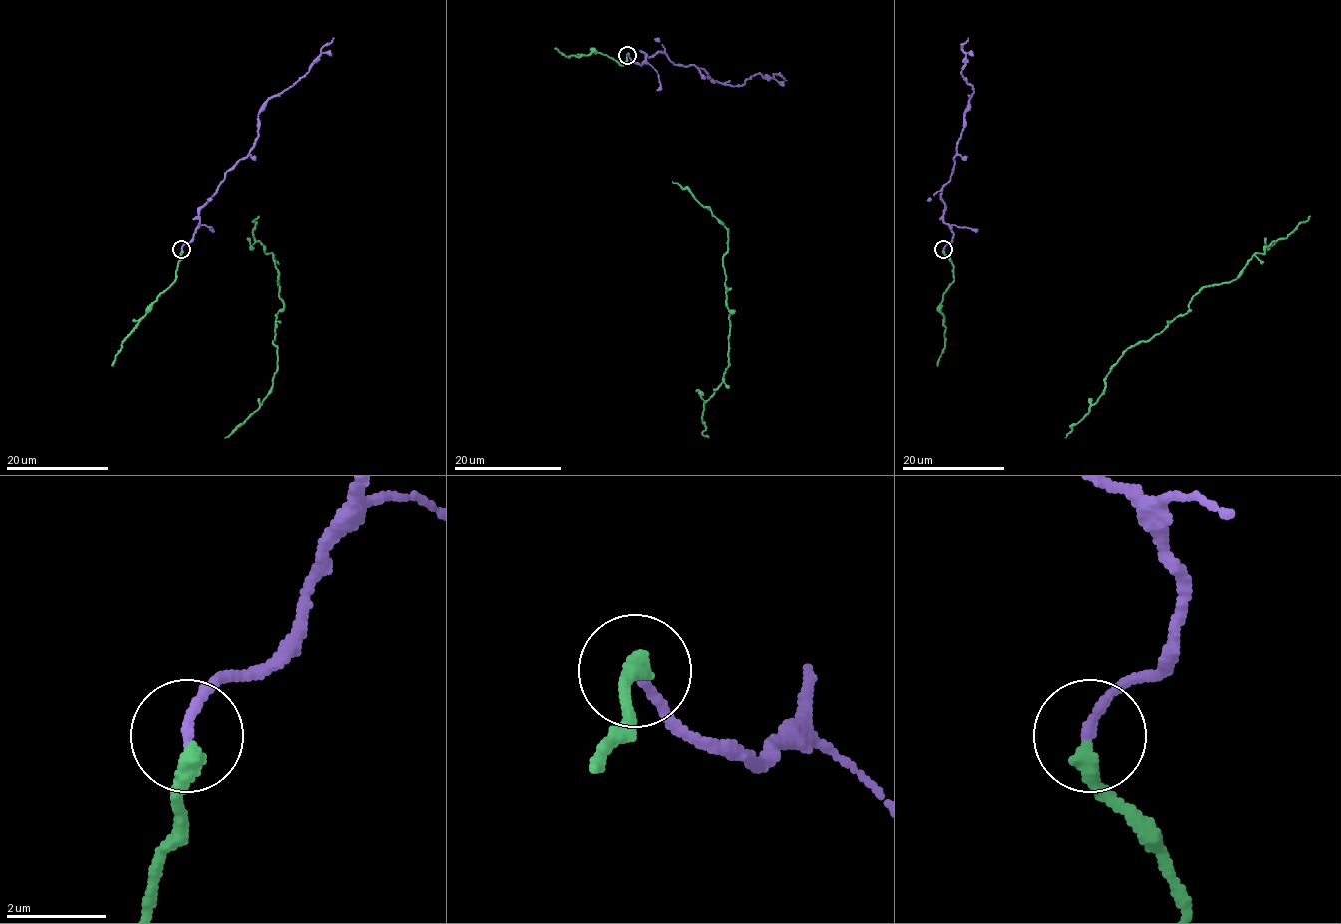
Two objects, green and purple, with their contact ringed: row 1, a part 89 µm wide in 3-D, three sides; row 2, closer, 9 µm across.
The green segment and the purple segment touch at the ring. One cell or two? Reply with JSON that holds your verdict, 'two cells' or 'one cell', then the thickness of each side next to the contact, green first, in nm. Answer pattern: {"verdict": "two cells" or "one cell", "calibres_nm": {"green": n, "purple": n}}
{"verdict": "one cell", "calibres_nm": {"green": 360, "purple": 200}}

